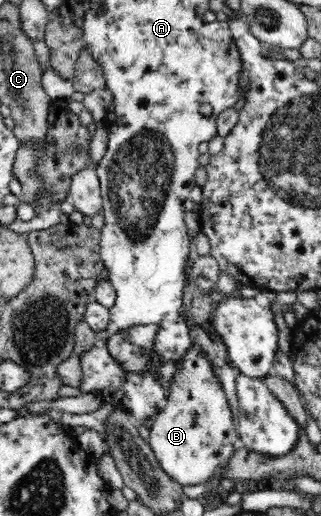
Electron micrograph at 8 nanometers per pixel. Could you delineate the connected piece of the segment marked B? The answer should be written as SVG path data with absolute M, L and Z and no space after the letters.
M190 344L190 348L176 360L176 372L166 387L166 401L155 414L150 426L150 436L147 440L149 446L164 471L182 487L206 483L217 468L227 464L235 450L242 447L237 427L234 425L232 409L220 383L219 370L215 362L206 357L200 345Z

